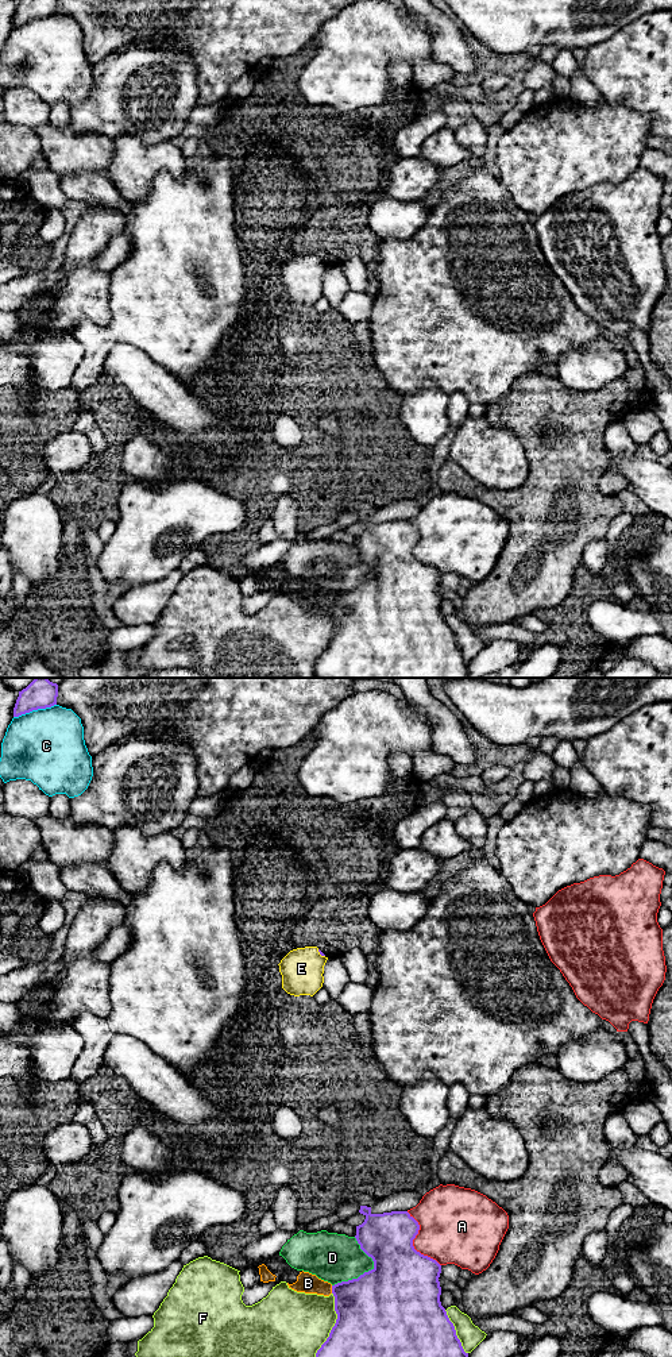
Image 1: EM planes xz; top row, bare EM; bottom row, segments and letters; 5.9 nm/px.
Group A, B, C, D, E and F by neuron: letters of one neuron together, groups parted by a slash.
A / B / C / D / E / F

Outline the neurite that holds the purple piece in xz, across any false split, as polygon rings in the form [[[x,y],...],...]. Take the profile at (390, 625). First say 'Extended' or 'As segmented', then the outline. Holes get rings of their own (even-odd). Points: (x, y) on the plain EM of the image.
As segmented. [[[360,514],[359,521],[366,528],[356,535],[355,547],[372,567],[374,577],[358,587],[332,594],[337,628],[316,662],[314,678],[468,678],[468,662],[440,610],[441,574],[413,555],[420,539],[418,531],[408,520],[372,523],[371,516]]]

